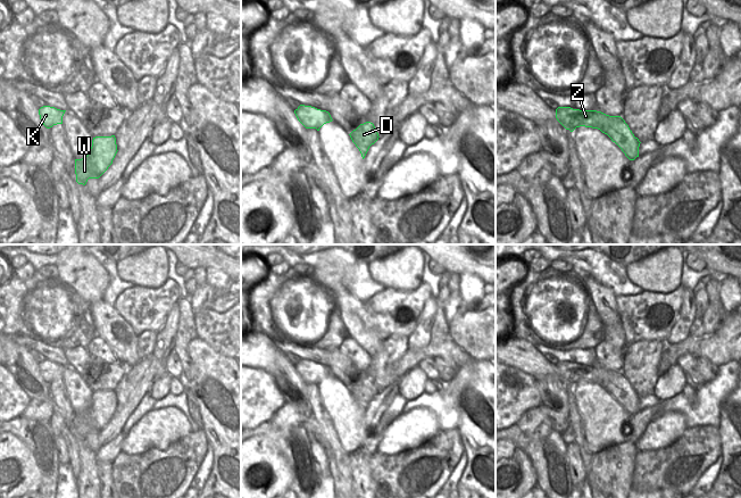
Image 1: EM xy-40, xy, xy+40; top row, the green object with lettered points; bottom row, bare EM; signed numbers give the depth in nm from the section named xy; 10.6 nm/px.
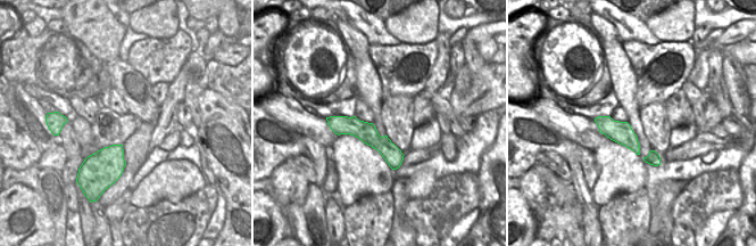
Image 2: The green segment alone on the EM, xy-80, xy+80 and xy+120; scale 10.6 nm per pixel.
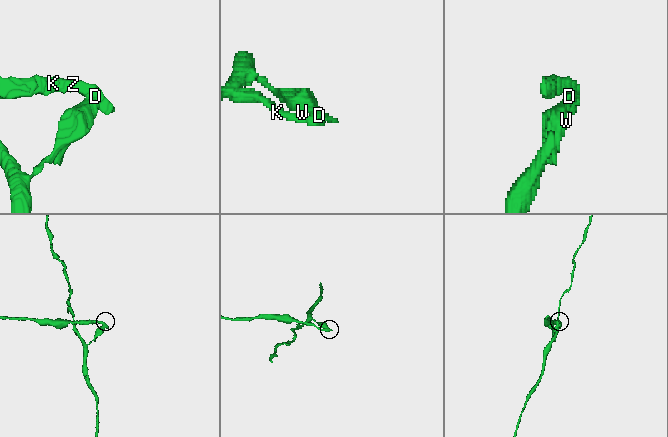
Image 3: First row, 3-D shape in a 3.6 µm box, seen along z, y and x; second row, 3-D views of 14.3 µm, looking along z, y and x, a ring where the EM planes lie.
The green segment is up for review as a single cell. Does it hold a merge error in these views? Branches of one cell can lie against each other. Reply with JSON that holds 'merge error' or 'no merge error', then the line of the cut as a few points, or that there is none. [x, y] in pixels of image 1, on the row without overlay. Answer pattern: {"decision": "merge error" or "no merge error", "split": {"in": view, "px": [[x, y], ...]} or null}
{"decision": "merge error", "split": {"in": "xy", "px": [[375, 383], [375, 393], [372, 398]]}}

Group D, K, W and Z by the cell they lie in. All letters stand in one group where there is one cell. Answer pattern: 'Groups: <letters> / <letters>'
Groups: D W / K Z

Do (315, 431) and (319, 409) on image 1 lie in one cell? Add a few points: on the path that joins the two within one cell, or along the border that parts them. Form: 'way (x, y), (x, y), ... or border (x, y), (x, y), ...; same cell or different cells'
border (311, 416), (322, 434); different cells

